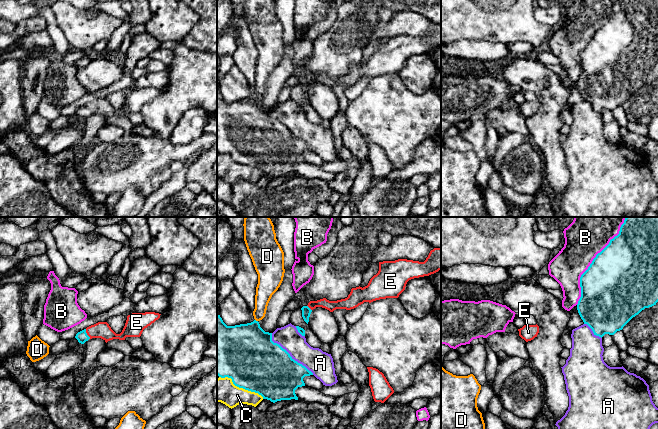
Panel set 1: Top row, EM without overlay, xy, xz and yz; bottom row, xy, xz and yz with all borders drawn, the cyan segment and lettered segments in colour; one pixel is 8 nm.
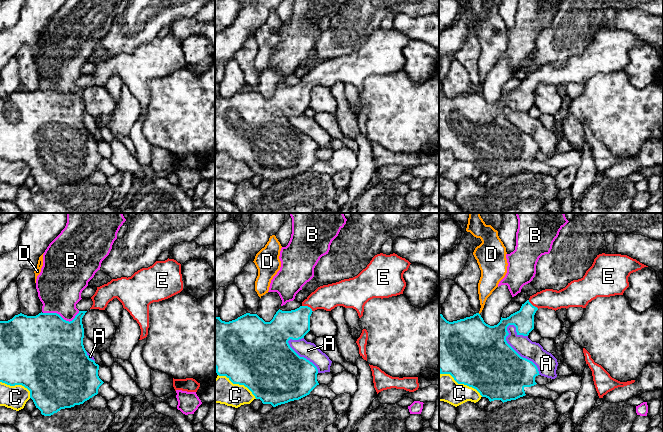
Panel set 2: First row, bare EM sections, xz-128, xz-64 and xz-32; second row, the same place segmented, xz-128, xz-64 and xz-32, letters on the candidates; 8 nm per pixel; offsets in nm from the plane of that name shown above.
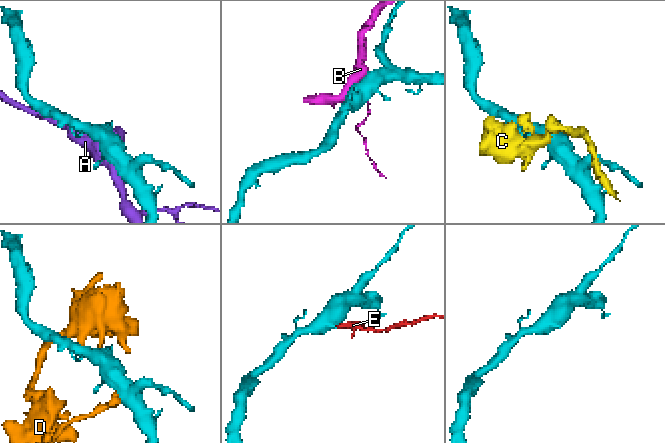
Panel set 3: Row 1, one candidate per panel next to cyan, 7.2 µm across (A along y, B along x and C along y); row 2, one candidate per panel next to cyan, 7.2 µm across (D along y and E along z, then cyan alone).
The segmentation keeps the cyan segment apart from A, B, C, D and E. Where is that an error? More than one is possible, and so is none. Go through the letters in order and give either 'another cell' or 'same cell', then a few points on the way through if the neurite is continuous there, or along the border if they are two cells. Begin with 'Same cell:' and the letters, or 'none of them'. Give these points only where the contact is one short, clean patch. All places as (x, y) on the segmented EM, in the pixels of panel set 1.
Same cell: E
A: another cell
B: another cell
C: another cell
D: another cell
E: same cell | across xy (82, 337), (86, 334), (102, 330)

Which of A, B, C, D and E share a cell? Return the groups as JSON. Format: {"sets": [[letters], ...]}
{"sets": [["A"], ["B"], ["C"], ["D"], ["E"]]}

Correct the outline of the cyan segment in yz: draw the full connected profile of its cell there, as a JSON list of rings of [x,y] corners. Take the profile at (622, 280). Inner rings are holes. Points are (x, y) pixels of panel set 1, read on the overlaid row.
[[[626,217],[620,227],[619,234],[610,240],[609,244],[596,255],[588,269],[580,277],[581,297],[577,304],[578,313],[593,331],[594,335],[603,337],[605,334],[614,335],[645,308],[652,307],[658,302],[658,217]]]

